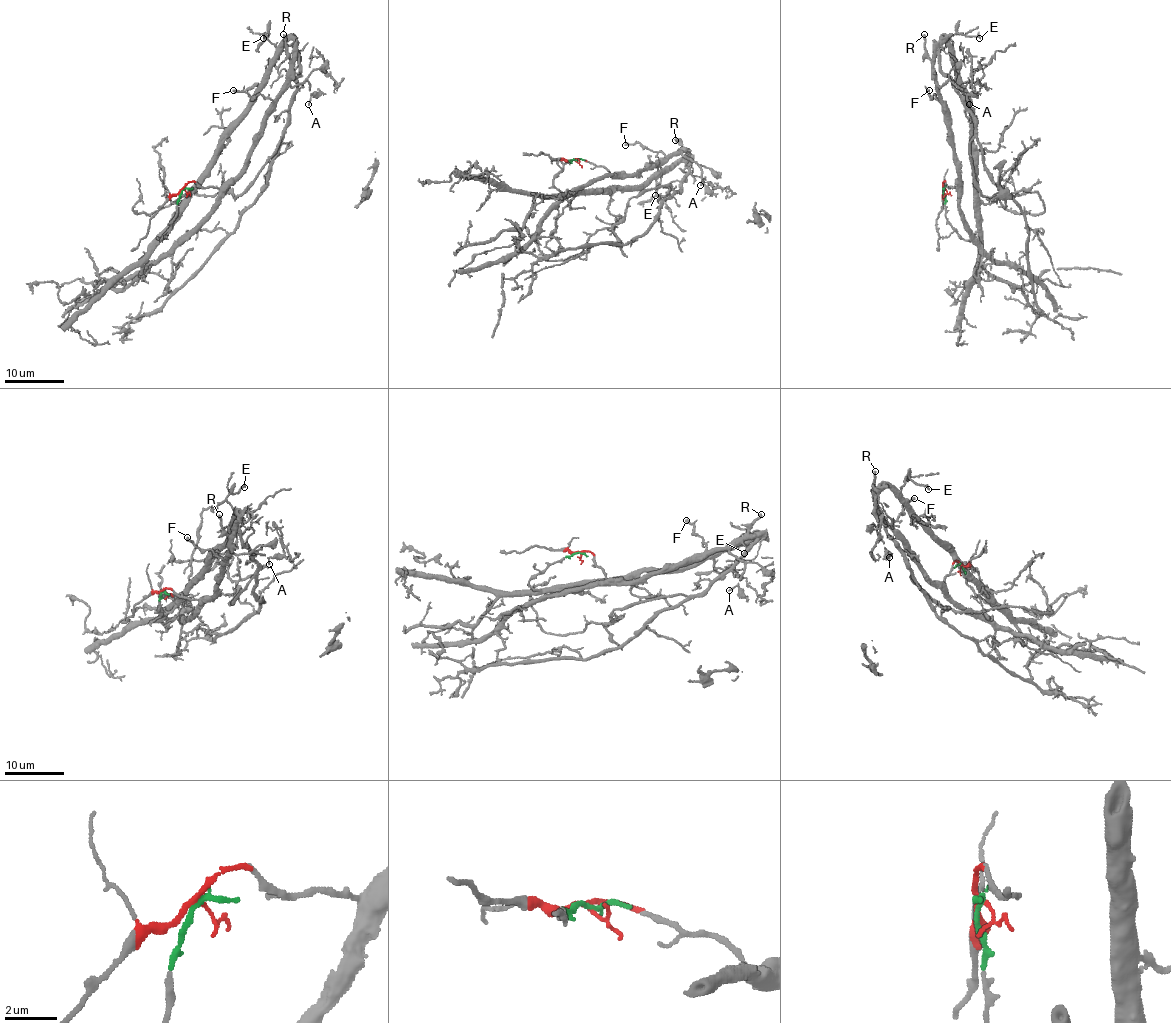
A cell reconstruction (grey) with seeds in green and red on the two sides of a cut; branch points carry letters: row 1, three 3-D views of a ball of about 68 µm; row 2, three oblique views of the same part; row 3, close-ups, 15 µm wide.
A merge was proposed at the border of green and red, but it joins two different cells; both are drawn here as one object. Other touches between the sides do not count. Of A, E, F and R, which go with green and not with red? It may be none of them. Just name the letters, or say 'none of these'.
E

